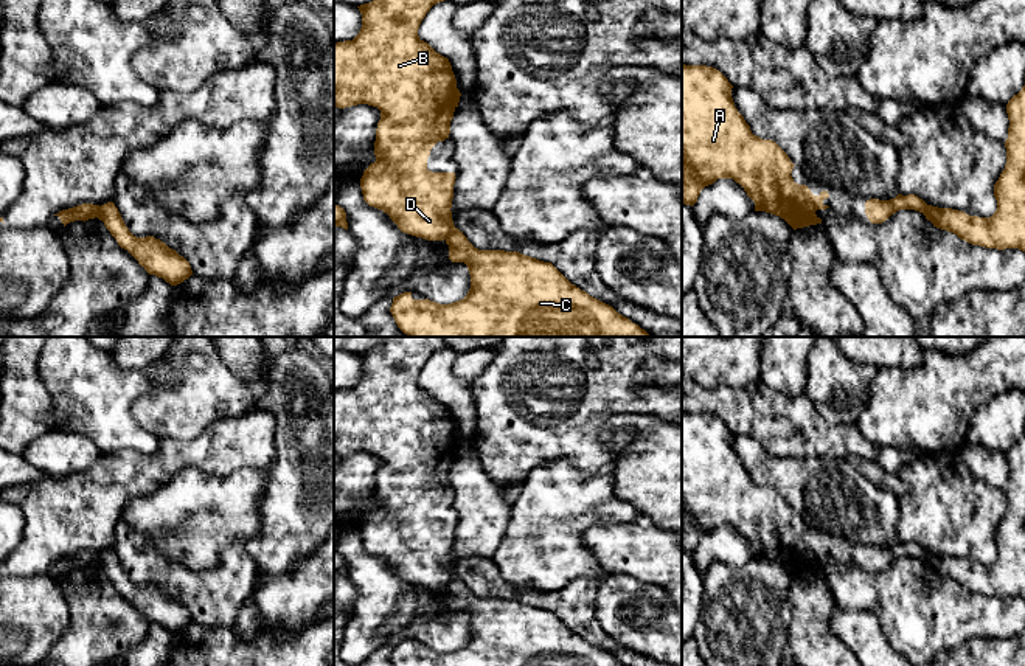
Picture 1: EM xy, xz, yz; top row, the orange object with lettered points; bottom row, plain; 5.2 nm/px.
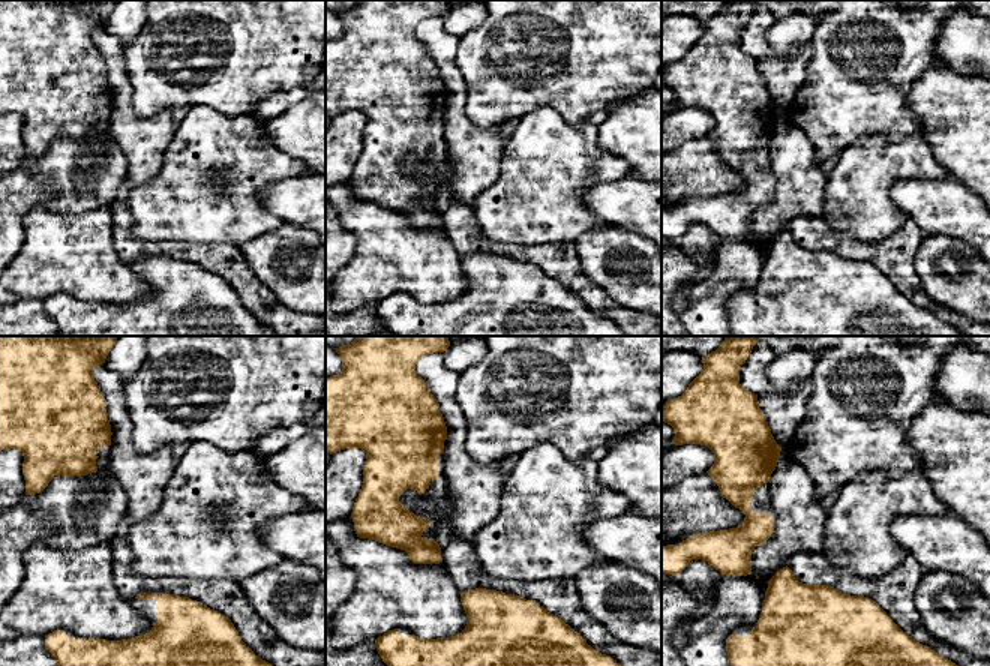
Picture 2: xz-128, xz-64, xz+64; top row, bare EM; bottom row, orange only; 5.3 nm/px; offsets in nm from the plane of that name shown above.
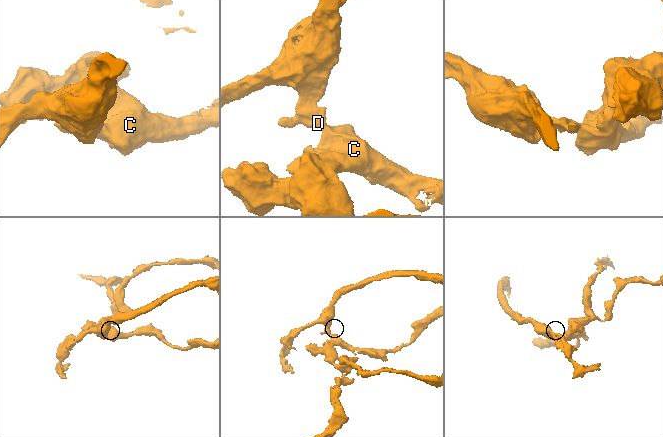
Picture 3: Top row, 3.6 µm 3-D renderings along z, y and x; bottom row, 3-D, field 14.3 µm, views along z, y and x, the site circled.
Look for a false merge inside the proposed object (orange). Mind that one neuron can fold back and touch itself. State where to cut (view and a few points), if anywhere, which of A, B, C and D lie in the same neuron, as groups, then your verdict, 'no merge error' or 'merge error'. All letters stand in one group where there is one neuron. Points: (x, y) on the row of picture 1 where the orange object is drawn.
cut in xy along (101, 207), (97, 216); A B D / C; merge error

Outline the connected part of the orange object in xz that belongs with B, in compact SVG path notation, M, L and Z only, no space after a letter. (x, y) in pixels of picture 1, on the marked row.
M373 0L360 5L359 34L353 40L334 45L334 106L345 109L368 104L380 110L374 141L376 161L360 179L363 200L387 213L402 233L427 241L444 241L455 230L450 211L455 172L432 172L427 169L427 158L438 141L449 138L450 121L461 93L449 59L418 36L422 19L440 2L444 0Z

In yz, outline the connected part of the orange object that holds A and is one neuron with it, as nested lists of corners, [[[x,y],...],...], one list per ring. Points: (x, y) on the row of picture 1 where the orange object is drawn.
[[[682,64],[682,203],[693,206],[705,186],[718,179],[733,179],[755,202],[755,211],[780,216],[794,230],[822,224],[815,211],[829,208],[823,203],[829,197],[828,191],[814,196],[806,185],[794,182],[790,174],[795,165],[775,141],[752,134],[750,126],[735,107],[731,88],[733,85],[719,70]]]

